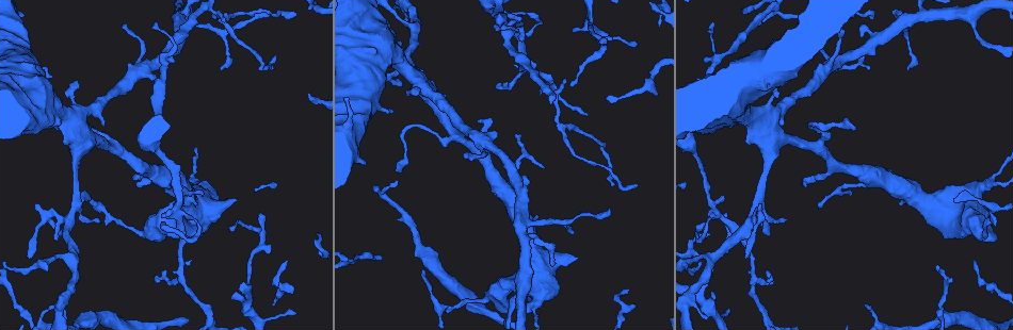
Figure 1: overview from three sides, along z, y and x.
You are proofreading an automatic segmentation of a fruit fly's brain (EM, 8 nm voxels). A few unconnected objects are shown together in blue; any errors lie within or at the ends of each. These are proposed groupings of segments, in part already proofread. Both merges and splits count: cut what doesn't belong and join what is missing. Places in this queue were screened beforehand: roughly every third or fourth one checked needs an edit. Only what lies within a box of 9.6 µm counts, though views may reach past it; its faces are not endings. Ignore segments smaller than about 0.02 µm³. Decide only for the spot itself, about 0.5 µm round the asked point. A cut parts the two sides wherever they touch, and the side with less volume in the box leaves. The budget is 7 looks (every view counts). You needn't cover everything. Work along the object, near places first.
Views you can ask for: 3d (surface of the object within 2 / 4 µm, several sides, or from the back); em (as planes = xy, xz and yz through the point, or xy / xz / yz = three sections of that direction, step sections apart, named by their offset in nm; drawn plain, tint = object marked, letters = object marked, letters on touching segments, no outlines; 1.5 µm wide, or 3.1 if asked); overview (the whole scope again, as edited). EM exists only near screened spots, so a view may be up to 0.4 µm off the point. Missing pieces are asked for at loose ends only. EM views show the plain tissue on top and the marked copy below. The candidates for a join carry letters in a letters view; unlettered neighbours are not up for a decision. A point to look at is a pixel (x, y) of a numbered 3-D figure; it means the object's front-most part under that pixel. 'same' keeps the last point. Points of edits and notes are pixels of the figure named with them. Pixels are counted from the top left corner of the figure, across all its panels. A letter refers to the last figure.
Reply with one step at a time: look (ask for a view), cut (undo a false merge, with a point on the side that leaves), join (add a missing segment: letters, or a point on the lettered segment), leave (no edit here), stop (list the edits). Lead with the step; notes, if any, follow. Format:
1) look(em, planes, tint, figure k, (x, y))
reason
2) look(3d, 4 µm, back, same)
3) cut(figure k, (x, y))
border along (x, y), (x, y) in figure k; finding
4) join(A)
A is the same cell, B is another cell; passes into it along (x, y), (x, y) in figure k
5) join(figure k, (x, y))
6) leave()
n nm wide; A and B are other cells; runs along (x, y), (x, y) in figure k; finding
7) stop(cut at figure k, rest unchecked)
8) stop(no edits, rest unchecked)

look(3d, 2 µm, figure 1, (76, 81))
an open end

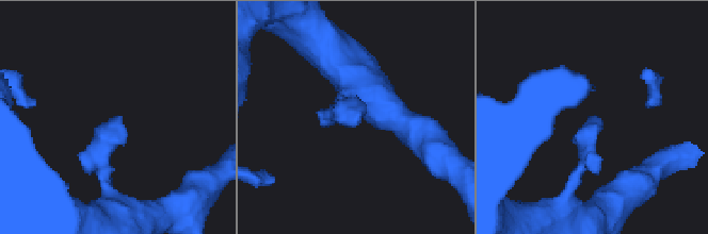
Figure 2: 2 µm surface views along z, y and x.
look(em, xy, step 8, letters, figure 2, (358, 111))

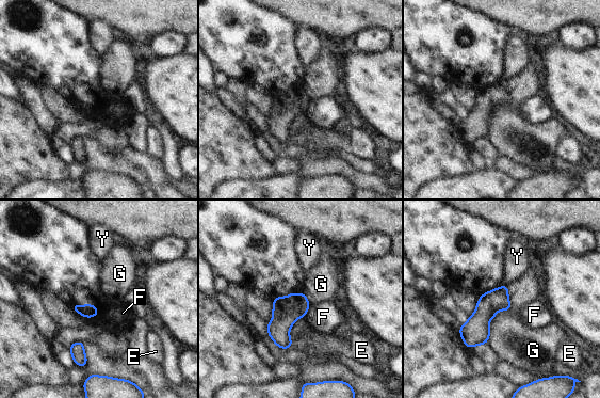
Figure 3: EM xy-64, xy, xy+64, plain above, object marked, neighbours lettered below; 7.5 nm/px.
look(em, yz, step 4, letters, same)

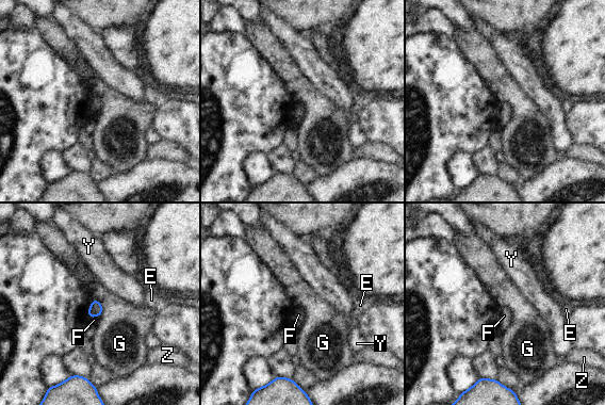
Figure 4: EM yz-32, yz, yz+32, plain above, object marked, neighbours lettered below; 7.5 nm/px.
leave()
G touches over 150 nm; E, F, G, Y and Z are other cells; border along (93, 298), (101, 305), (99, 317) in figure 4; no lettered segment goes on from it

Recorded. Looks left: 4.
look(em, xy, step 4, tint, figure 1, (64, 143))
free end

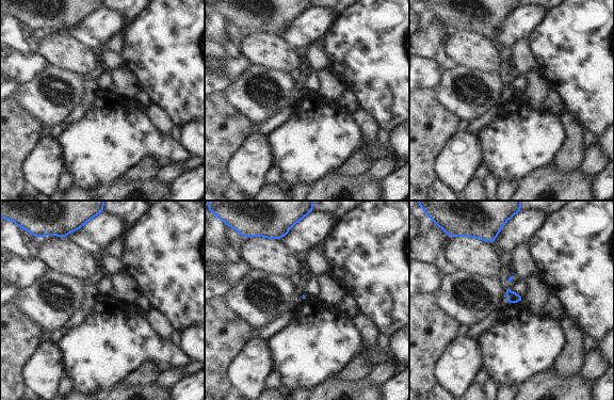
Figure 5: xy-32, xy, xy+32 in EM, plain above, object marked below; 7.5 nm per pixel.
look(em, yz, step 4, letters, same)

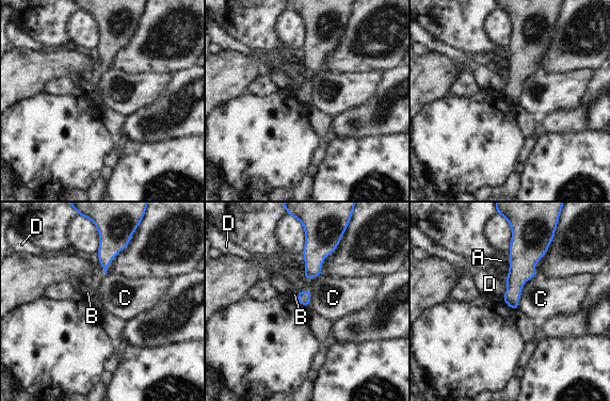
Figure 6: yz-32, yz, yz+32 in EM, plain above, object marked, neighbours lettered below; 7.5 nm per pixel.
leave()
A, B, C and D are other cells; border along (538, 275), (523, 285), (516, 308) in figure 6; no lettered segment goes on from it

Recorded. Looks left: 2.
look(3d, 4 µm, figure 1, (750, 222))
side arm on a straight run

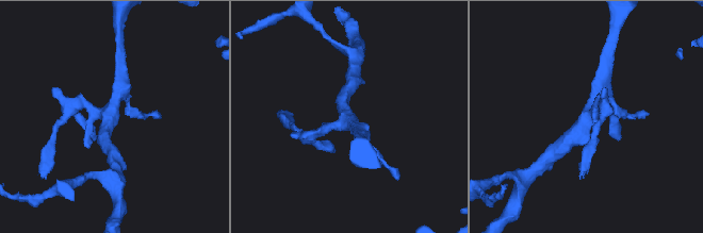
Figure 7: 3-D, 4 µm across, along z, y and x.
look(em, planes, letters, figure 7, (348, 122))
now the EM

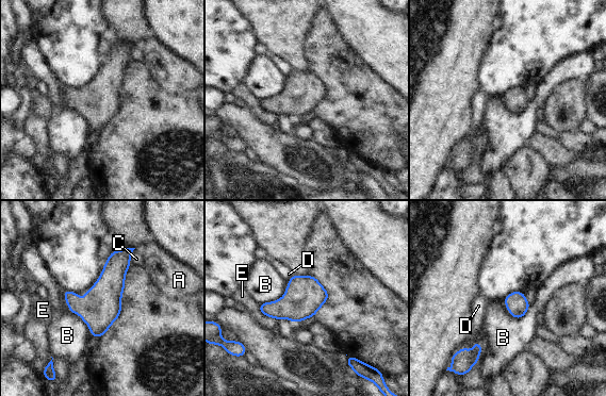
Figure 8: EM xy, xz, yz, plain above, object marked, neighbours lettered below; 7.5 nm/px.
leave()
A, B, C, D and E are other cells; all the same cell

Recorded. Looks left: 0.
stop(no edits, rest unchecked)

